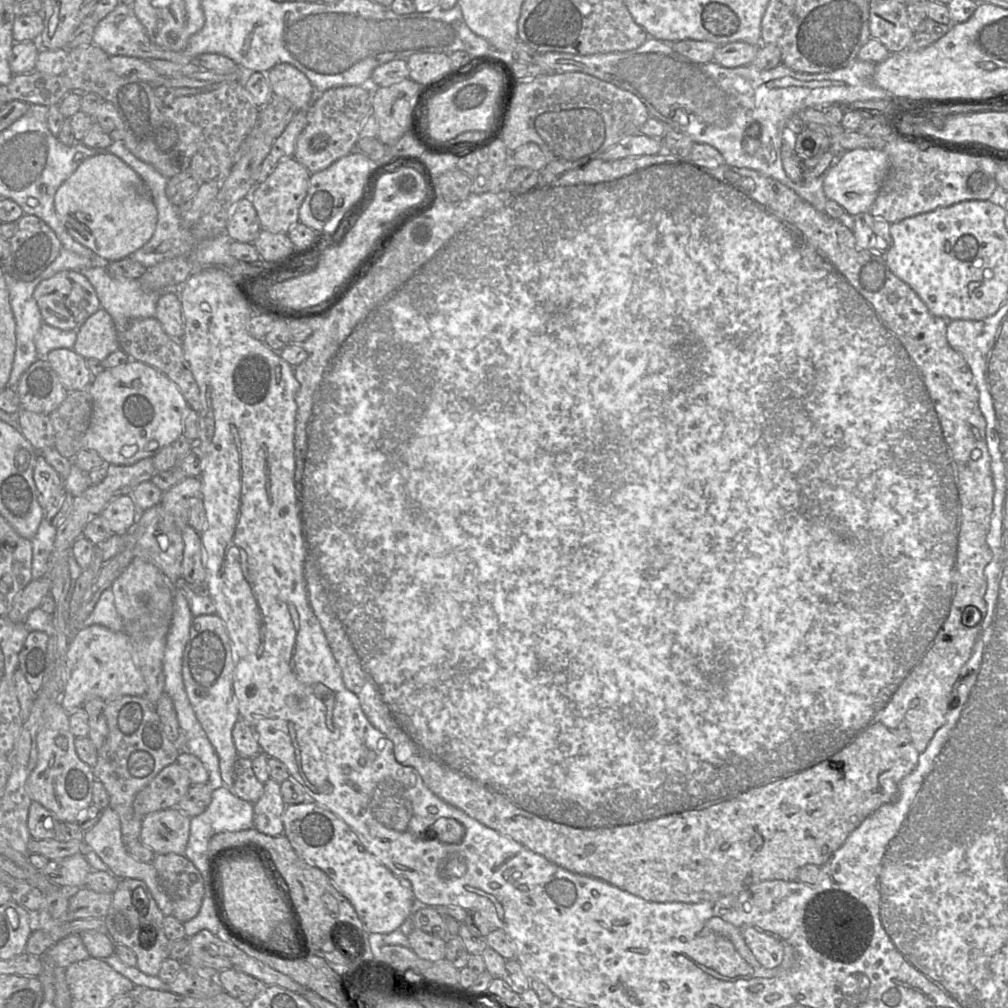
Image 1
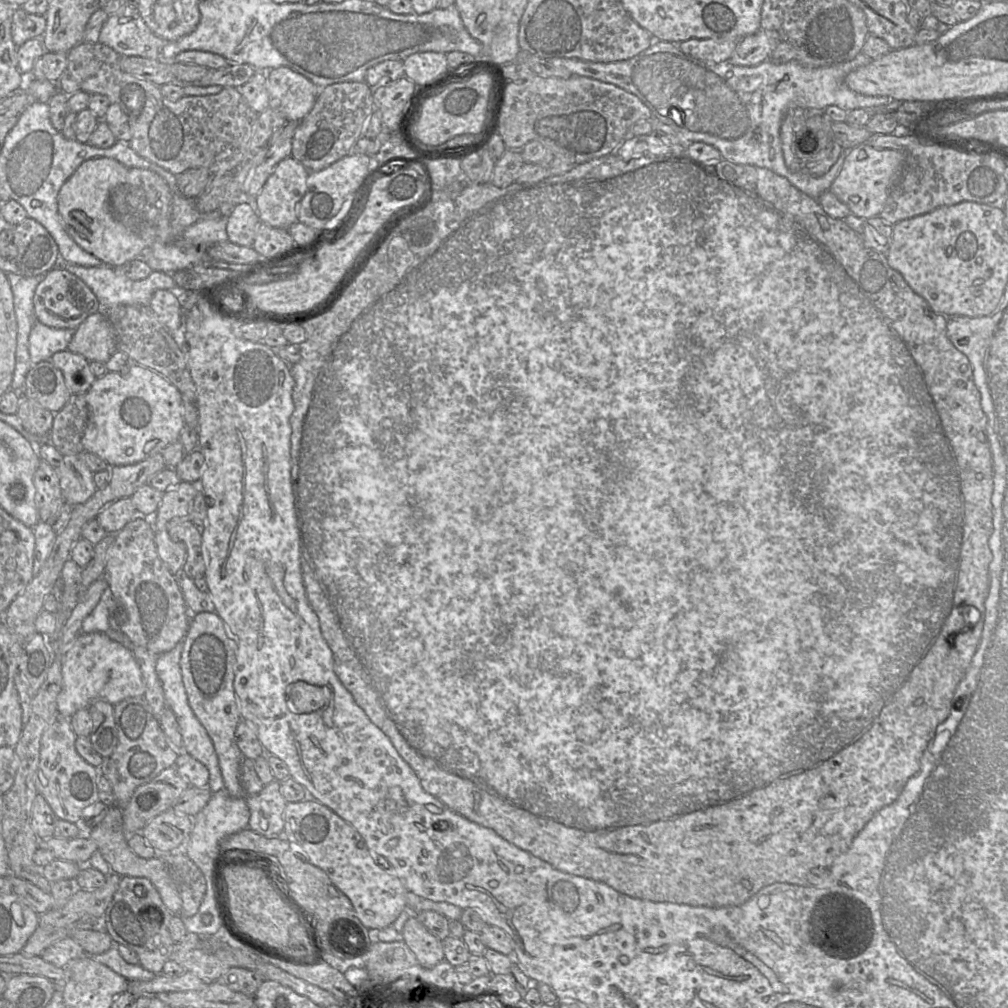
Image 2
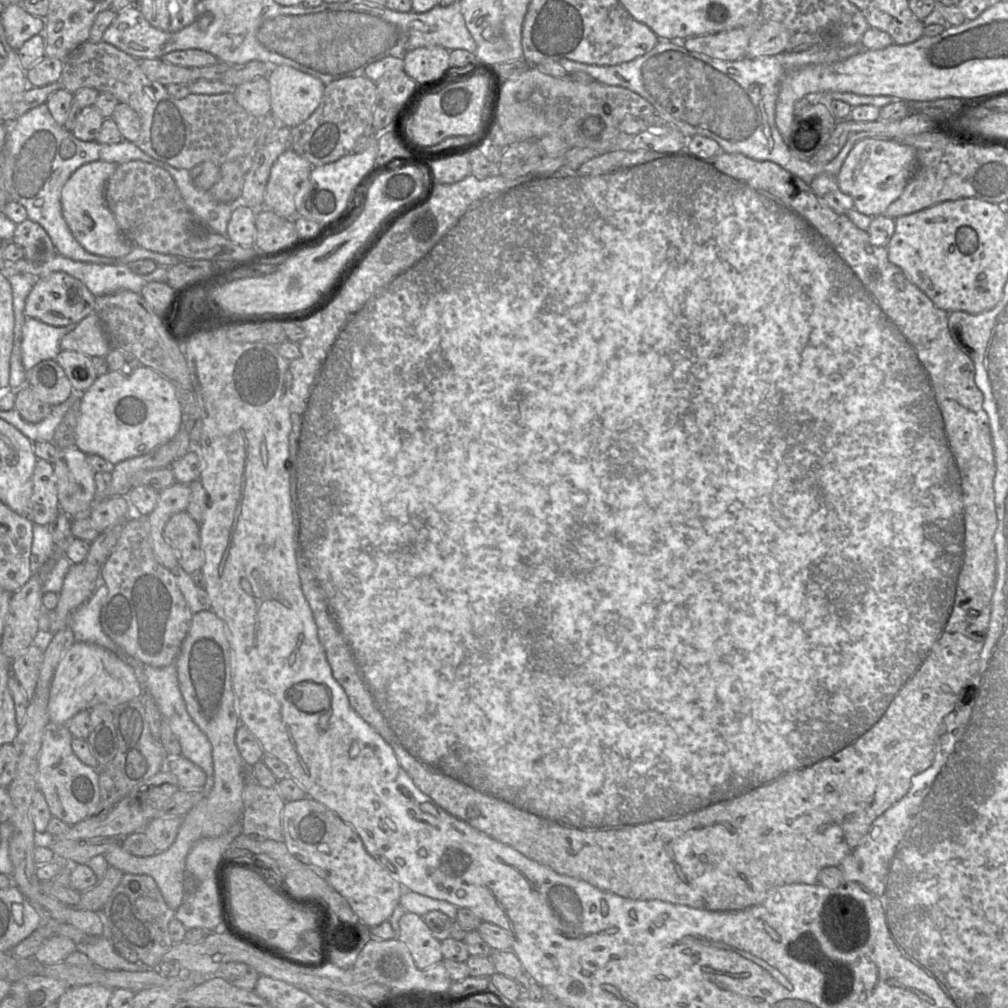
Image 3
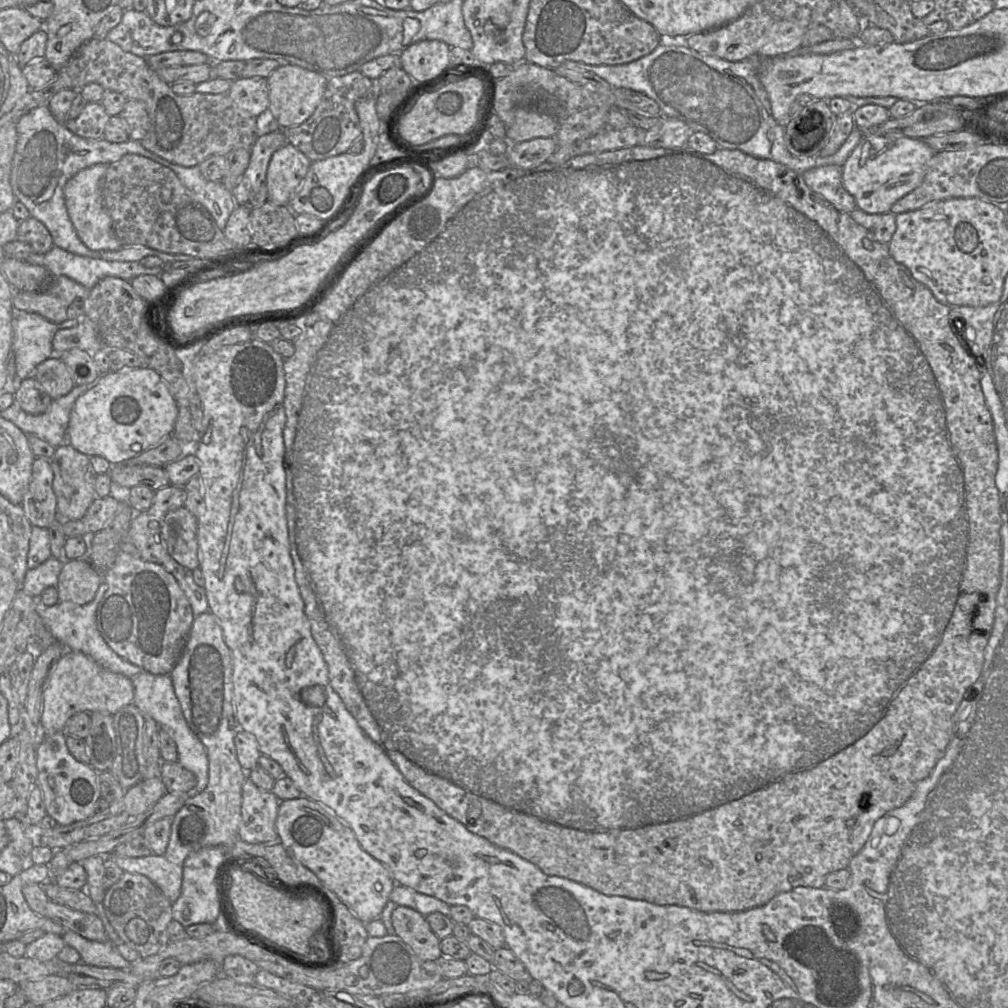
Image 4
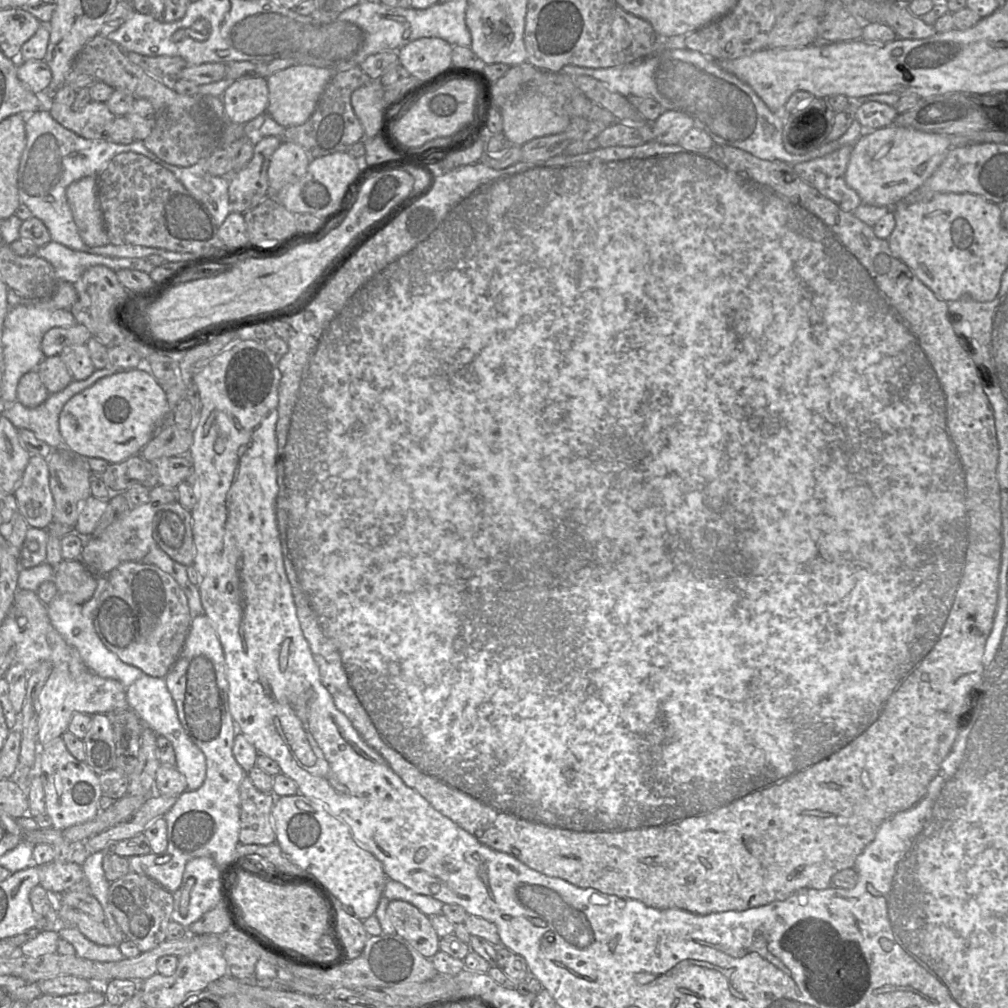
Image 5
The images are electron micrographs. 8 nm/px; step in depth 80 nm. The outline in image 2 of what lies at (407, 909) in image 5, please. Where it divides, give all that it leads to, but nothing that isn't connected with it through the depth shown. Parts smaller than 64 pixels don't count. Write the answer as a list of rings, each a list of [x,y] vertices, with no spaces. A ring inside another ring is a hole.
[[[416,916],[405,922],[402,936],[421,966],[432,968],[445,959],[442,941],[431,934]]]

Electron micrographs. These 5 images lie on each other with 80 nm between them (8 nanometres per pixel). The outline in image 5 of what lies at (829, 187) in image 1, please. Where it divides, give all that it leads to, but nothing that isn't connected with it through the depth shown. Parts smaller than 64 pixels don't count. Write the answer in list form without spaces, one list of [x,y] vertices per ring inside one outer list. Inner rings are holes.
[[[890,125],[864,134],[853,145],[845,173],[847,185],[860,196],[862,203],[875,207],[895,207],[918,190],[936,171],[951,149],[949,136],[918,131],[913,128]]]

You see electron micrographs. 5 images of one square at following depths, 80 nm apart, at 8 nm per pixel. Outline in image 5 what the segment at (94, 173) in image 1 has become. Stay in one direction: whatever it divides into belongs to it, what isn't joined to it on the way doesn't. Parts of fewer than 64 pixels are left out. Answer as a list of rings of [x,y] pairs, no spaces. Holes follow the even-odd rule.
[[[86,176],[71,183],[66,189],[66,198],[82,241],[90,247],[109,244],[98,198],[97,176]]]

